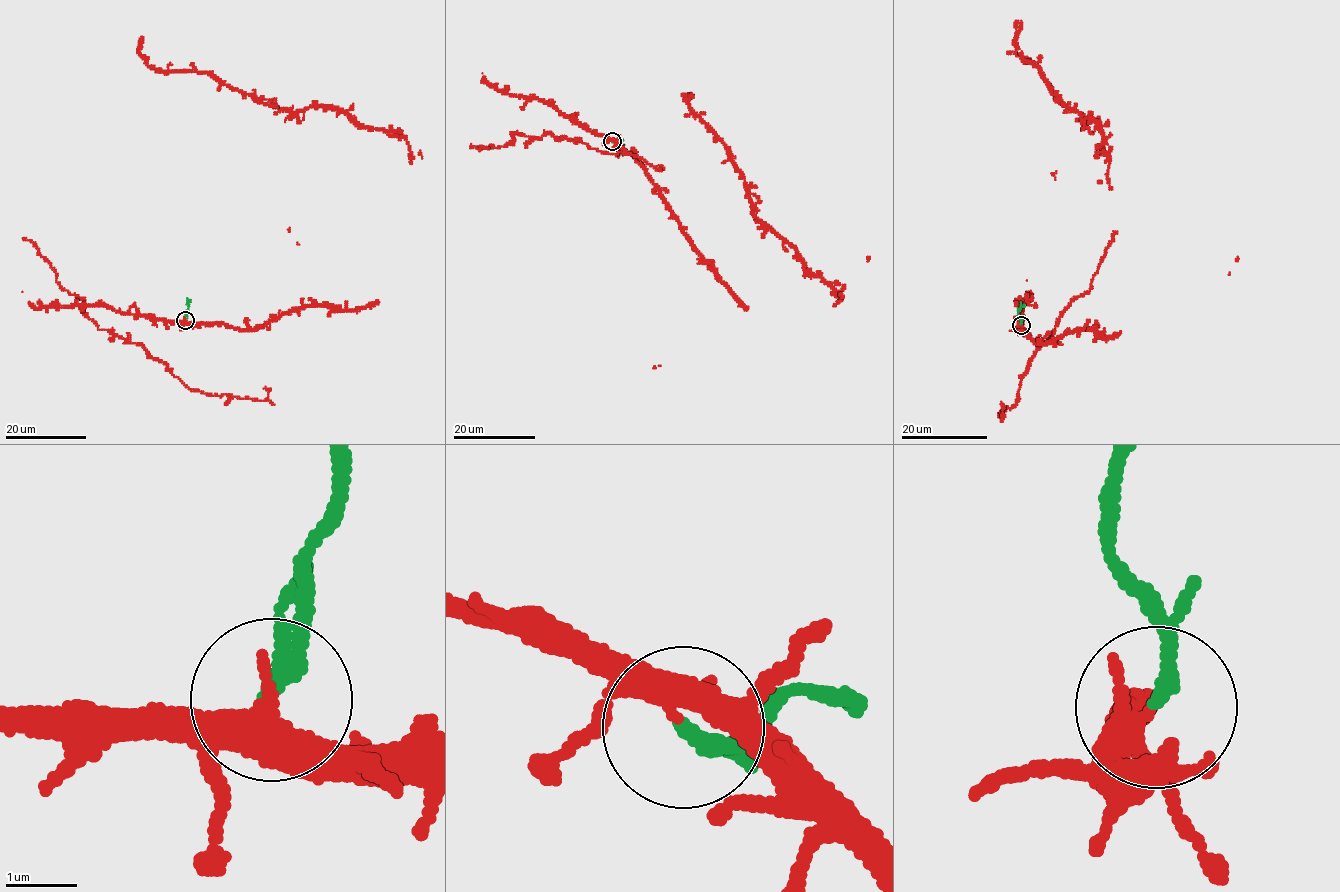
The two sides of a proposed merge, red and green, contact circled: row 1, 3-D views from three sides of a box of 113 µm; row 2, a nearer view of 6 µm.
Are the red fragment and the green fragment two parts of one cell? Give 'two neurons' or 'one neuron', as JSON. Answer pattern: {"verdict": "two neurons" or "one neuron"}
{"verdict": "two neurons"}

